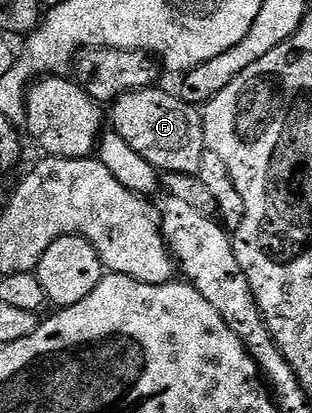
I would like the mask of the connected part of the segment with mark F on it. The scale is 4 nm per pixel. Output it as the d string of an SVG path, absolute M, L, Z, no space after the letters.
M154 85L142 91L128 91L114 99L111 130L119 133L119 137L123 137L123 141L143 157L143 161L151 161L158 172L196 175L207 150L202 112L194 104L186 103L180 94L173 92L172 95L159 88Z

